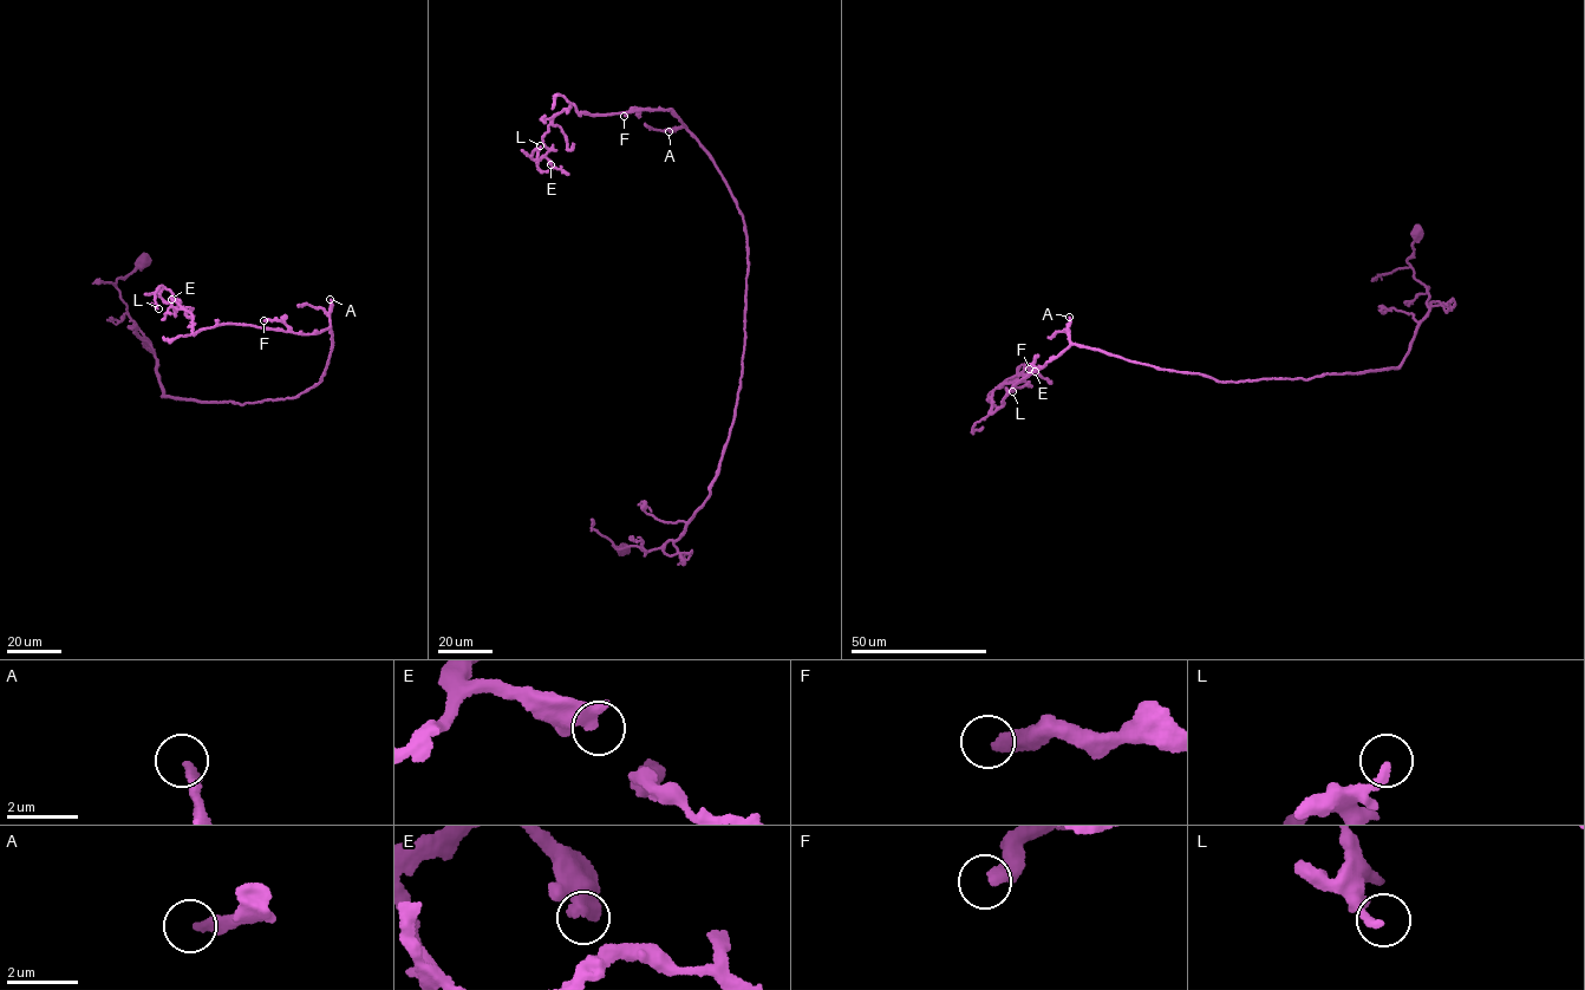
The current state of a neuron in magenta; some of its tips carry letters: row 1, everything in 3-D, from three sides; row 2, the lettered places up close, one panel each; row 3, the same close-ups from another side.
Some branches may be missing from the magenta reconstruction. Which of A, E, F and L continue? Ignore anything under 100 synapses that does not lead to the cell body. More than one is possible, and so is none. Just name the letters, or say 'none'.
A

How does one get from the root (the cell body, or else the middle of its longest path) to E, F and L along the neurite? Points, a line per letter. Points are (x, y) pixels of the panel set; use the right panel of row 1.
E: (1417, 232), (1407, 262), (1429, 310), (1396, 368), (1220, 382), (1071, 344), (990, 412), (995, 389), (1035, 371)
F: (1417, 232), (1407, 262), (1427, 290), (1429, 310), (1396, 368), (1220, 382), (1075, 344), (1043, 366), (1029, 369)
L: (1417, 232), (1407, 262), (1429, 310), (1396, 368), (1220, 382), (1071, 344), (990, 412), (1023, 364), (1012, 391)

